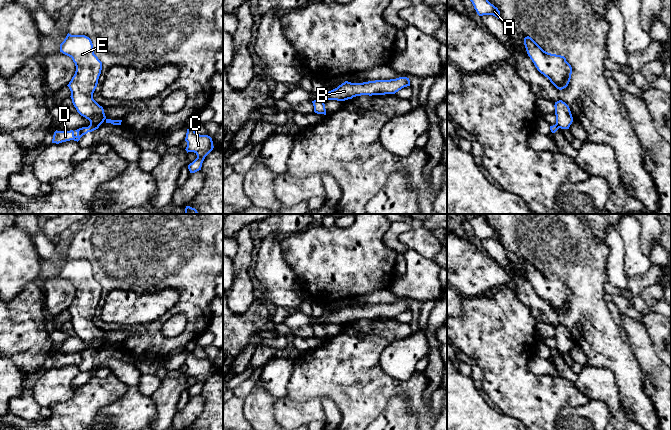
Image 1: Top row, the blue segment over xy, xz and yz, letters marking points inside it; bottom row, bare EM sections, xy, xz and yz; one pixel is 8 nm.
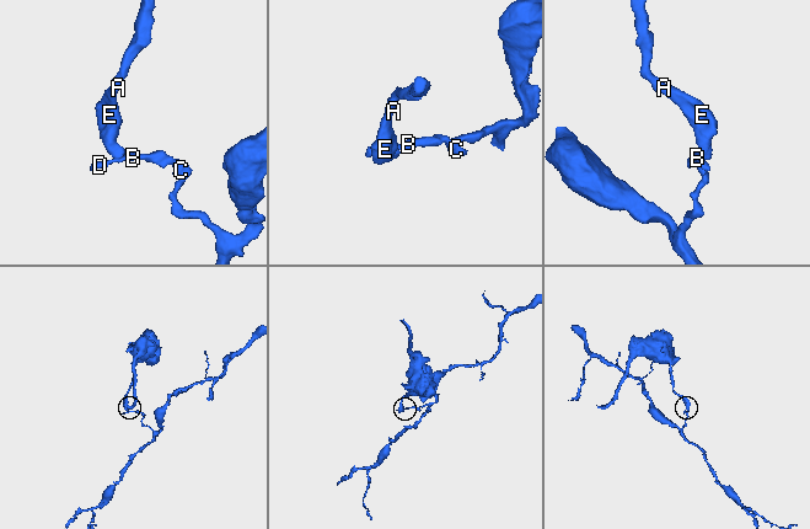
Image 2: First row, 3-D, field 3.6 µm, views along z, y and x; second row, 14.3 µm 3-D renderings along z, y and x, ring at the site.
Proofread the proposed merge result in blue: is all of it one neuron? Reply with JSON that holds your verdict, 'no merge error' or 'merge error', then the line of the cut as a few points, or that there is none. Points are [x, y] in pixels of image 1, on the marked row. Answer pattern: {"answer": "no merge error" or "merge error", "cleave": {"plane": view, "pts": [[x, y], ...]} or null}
{"answer": "merge error", "cleave": {"plane": "xy", "pts": [[100, 123], [89, 126]]}}

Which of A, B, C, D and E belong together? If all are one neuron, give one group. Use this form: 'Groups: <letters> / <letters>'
Groups: A E / B C D

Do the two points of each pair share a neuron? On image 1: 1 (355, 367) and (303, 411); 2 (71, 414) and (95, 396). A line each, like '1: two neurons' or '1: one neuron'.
1: two neurons
2: one neuron

